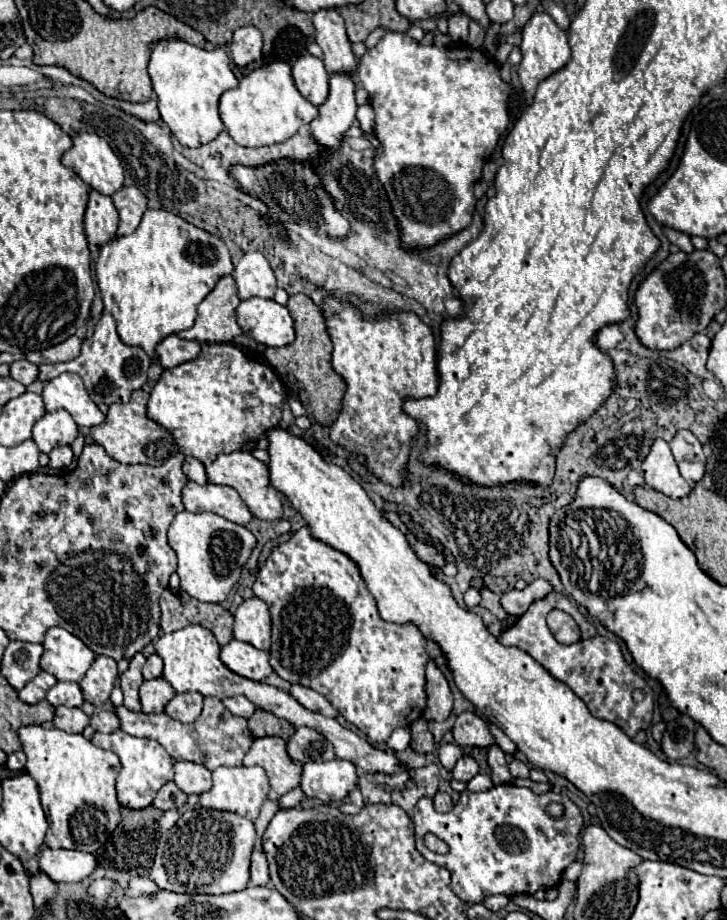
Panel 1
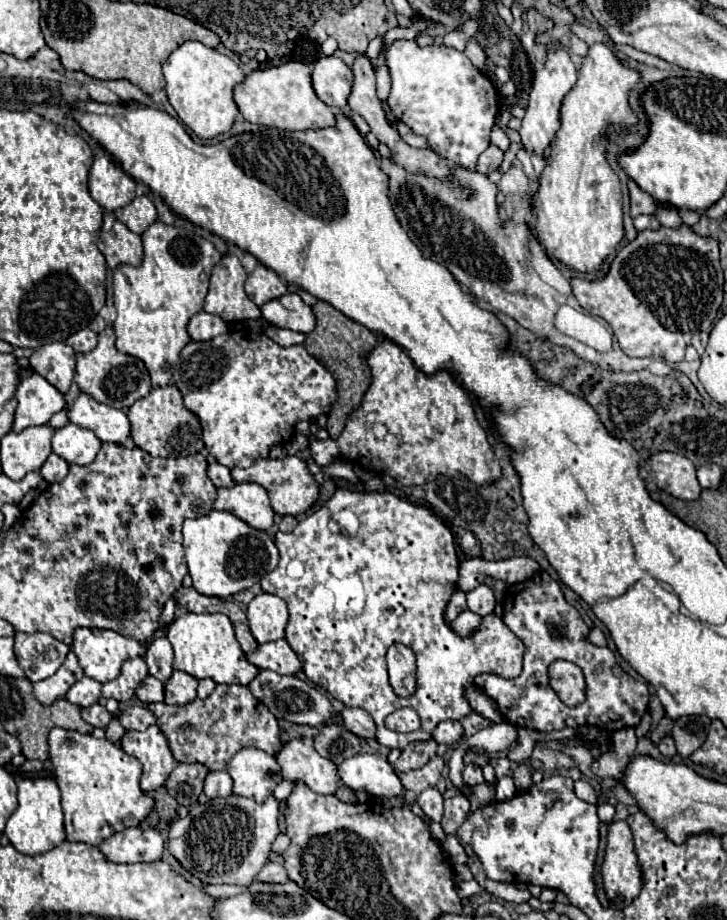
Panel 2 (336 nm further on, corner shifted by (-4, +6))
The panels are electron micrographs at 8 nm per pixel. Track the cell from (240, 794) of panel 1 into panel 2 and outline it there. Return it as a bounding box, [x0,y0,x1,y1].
[227,748,281,804]

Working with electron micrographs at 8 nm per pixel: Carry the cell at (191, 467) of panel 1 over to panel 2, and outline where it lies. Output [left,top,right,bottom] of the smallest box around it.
[207,462,233,488]

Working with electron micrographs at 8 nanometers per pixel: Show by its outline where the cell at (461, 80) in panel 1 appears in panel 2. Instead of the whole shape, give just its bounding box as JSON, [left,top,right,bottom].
[385,40,499,170]

